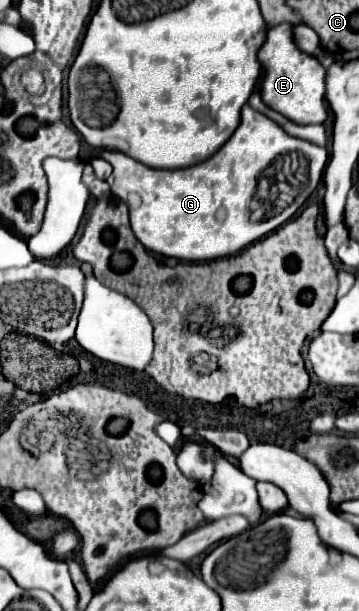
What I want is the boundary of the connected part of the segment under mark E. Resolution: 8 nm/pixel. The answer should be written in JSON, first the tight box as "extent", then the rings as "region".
{"extent":[258,23,326,123],"region":[[[280,23],[268,29],[266,41],[258,51],[258,61],[262,65],[262,83],[260,83],[260,97],[262,101],[288,117],[294,123],[324,123],[326,103],[324,103],[324,79],[326,69],[320,65],[320,61],[304,51],[300,51],[292,37],[292,23]]]}

